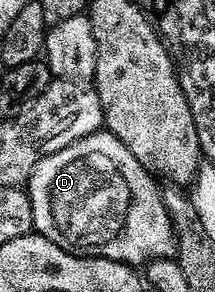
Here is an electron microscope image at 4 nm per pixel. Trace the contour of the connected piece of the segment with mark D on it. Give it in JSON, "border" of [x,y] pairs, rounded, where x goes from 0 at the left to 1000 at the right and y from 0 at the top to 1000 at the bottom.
{"border":[[[456,445],[405,459],[195,534],[158,568],[135,613],[153,795],[358,877],[474,877],[605,911],[791,887],[814,863],[805,767],[786,757],[753,654],[730,651],[726,623],[693,603],[707,603],[698,579],[656,562],[526,452]]]}

